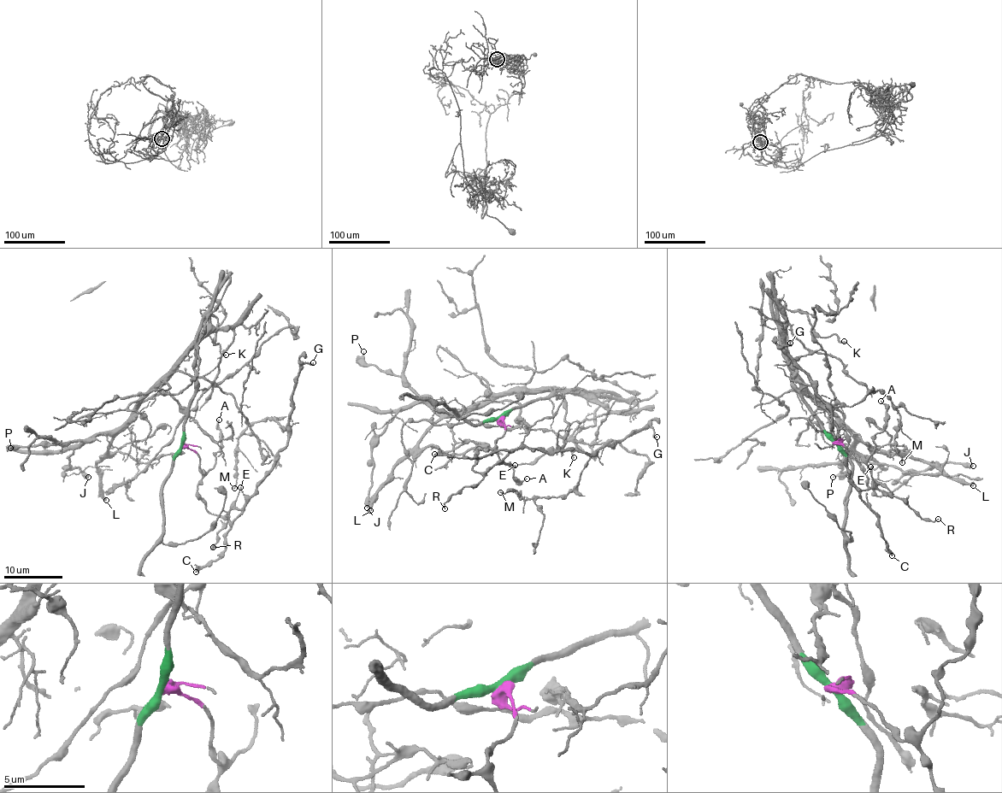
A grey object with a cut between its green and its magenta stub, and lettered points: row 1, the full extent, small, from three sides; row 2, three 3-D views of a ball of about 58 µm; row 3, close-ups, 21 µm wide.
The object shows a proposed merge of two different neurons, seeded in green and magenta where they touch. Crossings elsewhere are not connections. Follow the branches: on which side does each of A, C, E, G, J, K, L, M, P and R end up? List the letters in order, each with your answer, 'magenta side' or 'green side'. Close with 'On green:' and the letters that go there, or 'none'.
A: magenta side
C: magenta side
E: magenta side
G: magenta side
J: green side
K: green side
L: green side
M: magenta side
P: green side
R: magenta side
On green: J, K, L, P

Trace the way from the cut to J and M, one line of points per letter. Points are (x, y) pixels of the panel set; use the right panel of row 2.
J: (837, 443), (793, 376), (857, 438), (855, 450), (870, 463), (903, 471), (967, 462), (972, 466)
M: (837, 443), (892, 495), (853, 484), (832, 423), (831, 408), (880, 390), (899, 414), (894, 445), (902, 463)

